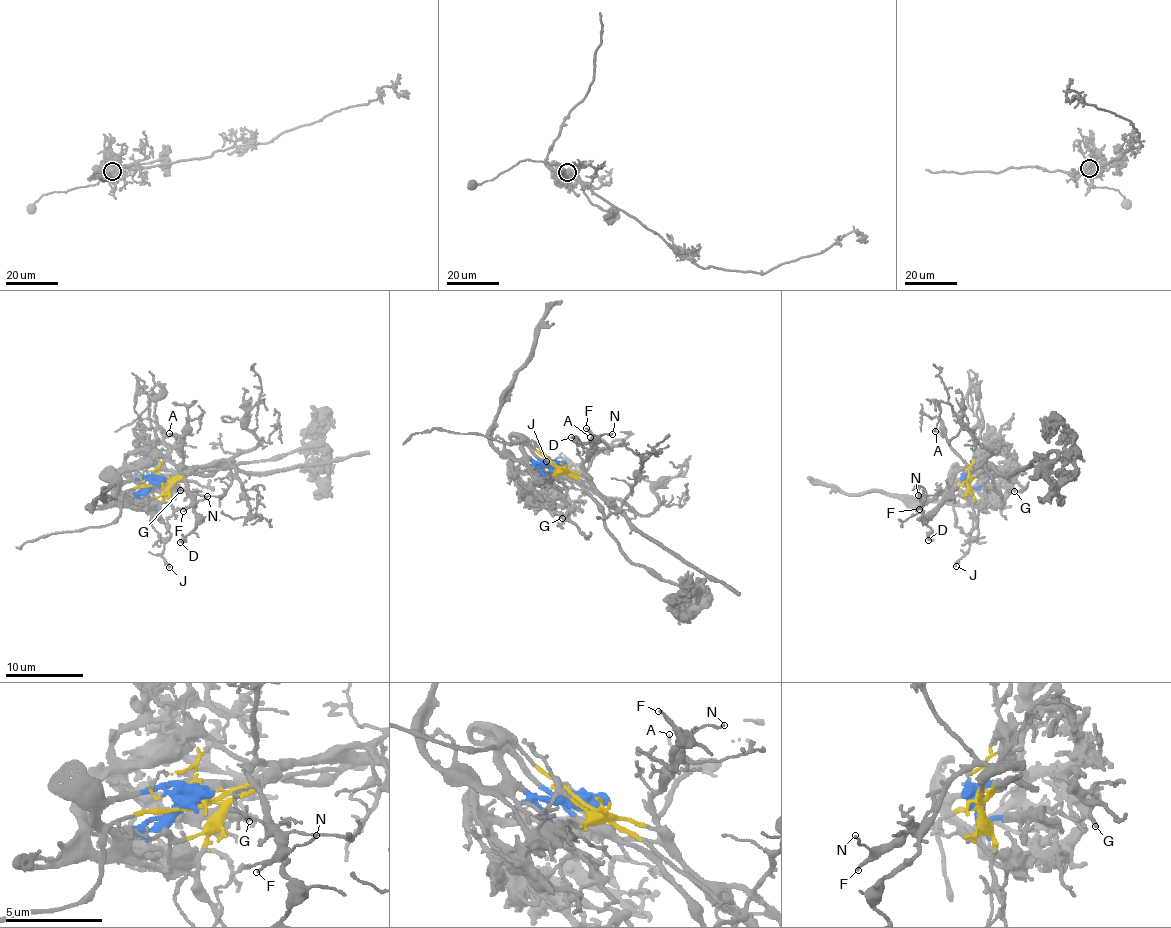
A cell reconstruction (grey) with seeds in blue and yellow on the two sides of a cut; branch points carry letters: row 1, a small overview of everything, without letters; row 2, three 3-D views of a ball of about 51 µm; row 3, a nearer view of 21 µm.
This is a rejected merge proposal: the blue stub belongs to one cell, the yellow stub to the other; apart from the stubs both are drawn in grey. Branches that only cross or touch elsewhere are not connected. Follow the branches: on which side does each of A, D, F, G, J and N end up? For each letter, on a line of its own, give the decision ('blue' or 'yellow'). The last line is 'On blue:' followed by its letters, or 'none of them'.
A: yellow
D: yellow
F: yellow
G: blue
J: yellow
N: yellow
On blue: G

